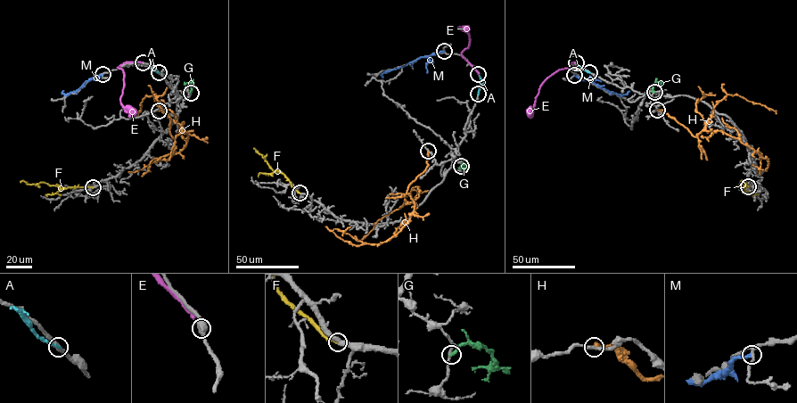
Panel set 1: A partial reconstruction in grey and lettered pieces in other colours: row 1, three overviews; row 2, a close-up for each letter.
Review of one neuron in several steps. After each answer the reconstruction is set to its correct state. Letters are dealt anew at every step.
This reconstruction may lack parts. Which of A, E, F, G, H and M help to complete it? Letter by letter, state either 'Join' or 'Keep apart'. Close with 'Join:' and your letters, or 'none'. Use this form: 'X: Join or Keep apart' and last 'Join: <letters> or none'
A: Keep apart
E: Keep apart
F: Join
G: Keep apart
H: Keep apart
M: Keep apart
Join: F

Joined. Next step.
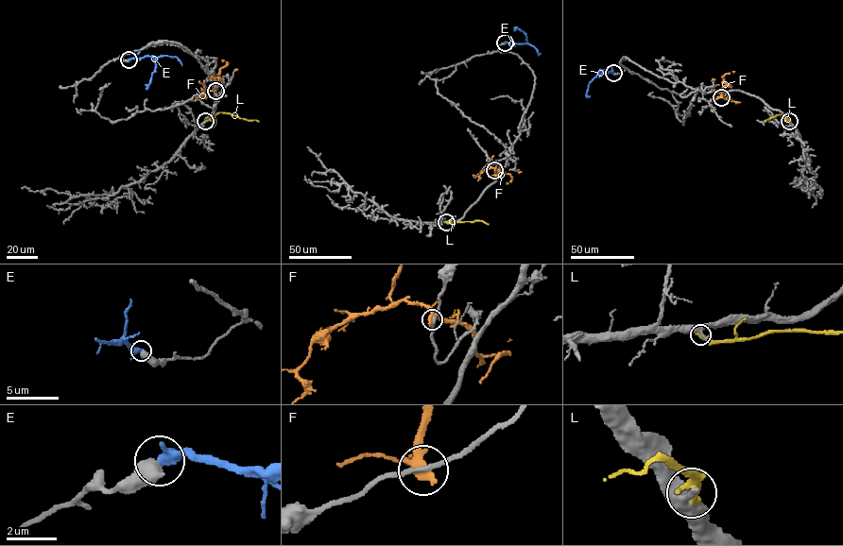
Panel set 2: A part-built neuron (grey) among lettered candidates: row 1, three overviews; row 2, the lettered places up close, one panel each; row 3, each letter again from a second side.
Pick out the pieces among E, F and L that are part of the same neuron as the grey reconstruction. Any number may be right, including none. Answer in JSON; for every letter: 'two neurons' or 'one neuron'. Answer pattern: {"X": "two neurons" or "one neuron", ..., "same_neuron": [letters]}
{"E": "two neurons", "F": "two neurons", "L": "two neurons", "same_neuron": []}

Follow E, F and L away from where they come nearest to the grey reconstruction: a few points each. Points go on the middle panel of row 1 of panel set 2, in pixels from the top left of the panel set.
E: (505, 42), (527, 42), (524, 32), (516, 27), (514, 30)
F: (494, 170), (502, 175), (510, 175), (511, 179), (507, 184)
L: (446, 222), (482, 220), (488, 224)

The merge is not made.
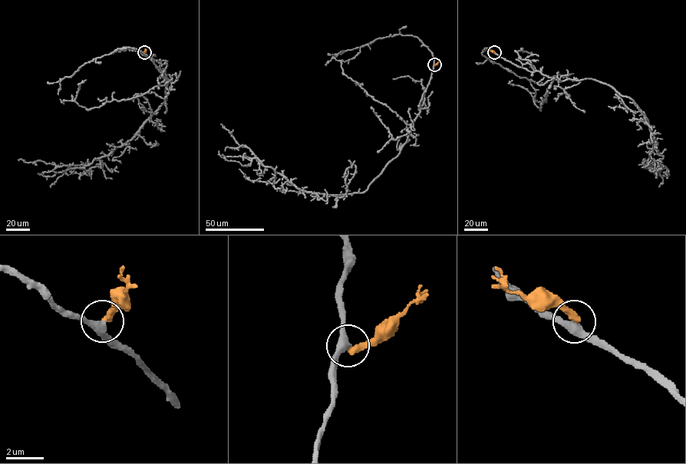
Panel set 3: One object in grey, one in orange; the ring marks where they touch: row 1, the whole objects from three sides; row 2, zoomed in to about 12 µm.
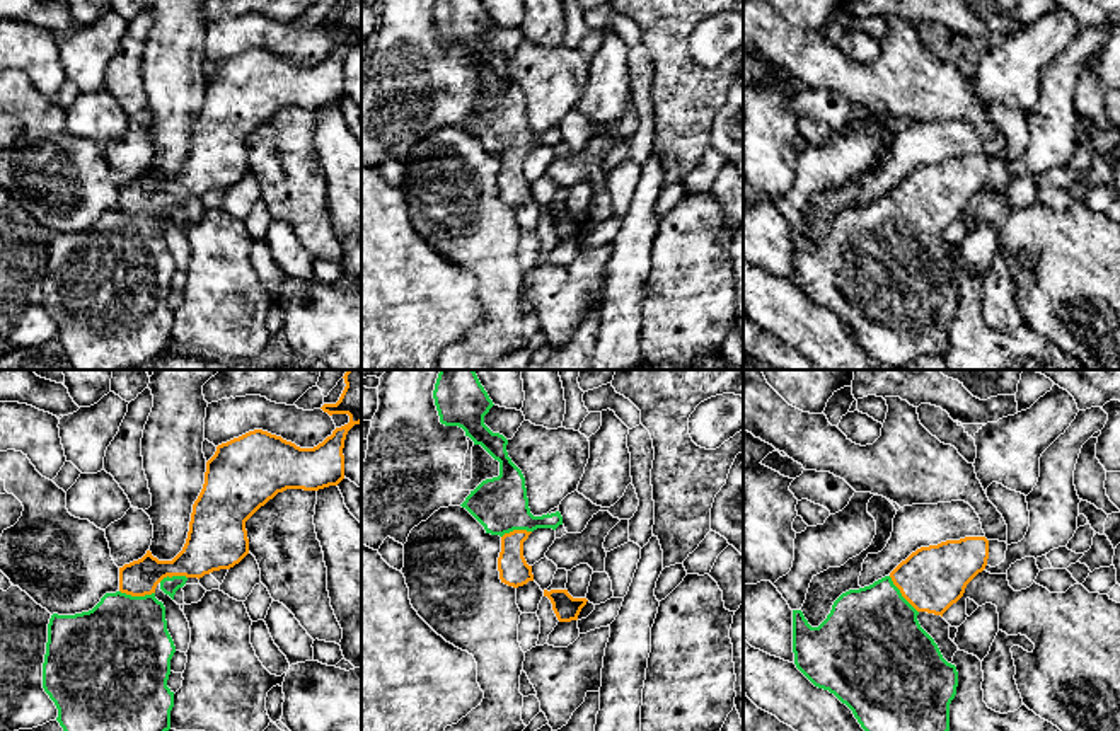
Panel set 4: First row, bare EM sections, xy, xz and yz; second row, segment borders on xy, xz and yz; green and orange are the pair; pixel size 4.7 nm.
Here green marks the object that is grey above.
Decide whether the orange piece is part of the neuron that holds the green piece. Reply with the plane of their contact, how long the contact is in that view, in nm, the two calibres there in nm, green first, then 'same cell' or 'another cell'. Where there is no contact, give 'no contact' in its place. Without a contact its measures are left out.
meets green in yz; contact 220 nm long; 480 nm thick on the green side, 300 nm on the other; same cell

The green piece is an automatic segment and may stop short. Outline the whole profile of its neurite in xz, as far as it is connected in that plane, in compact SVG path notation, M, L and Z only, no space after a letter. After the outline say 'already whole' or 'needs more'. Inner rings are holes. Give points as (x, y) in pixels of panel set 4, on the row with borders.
M440 370L433 399L442 424L462 428L474 445L499 462L499 475L482 481L460 506L486 533L501 537L501 583L518 588L534 581L532 566L523 557L523 542L537 528L556 530L563 525L561 513L530 513L525 477L508 457L508 440L484 424L484 416L494 404L474 370Z; needs more

